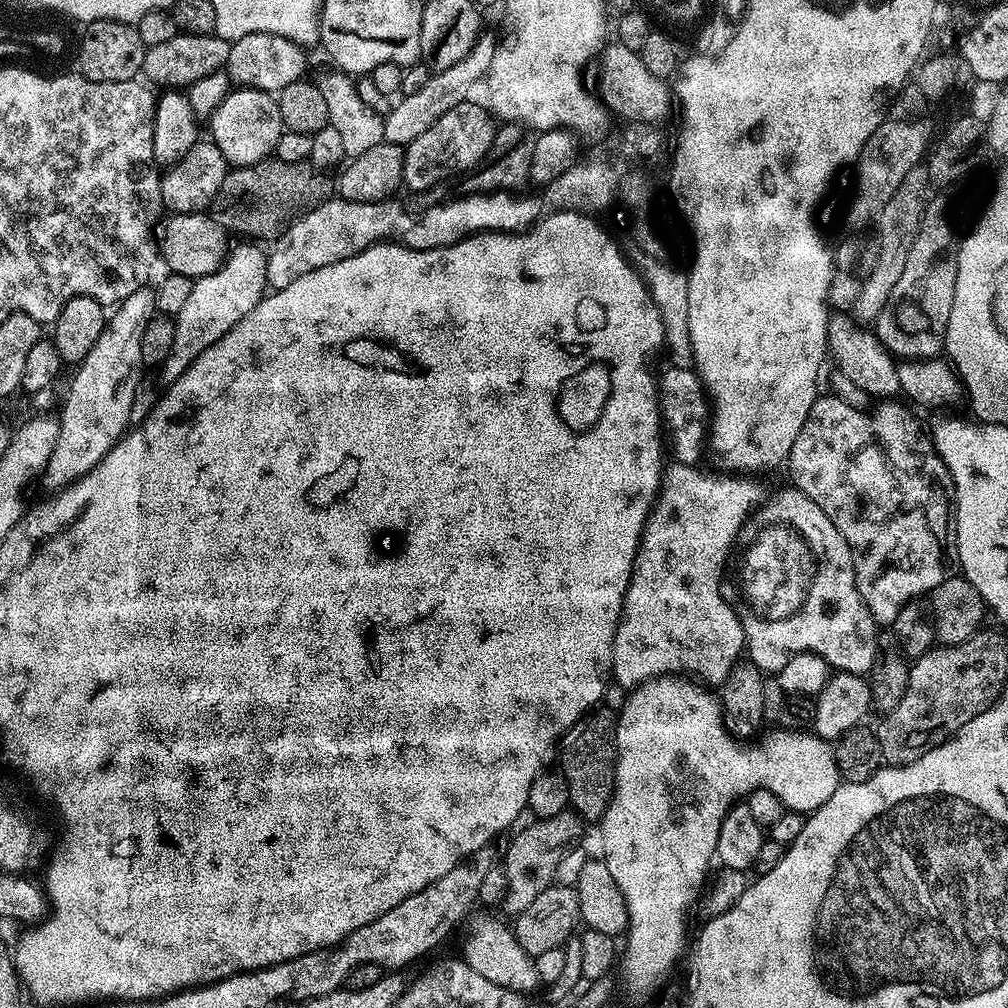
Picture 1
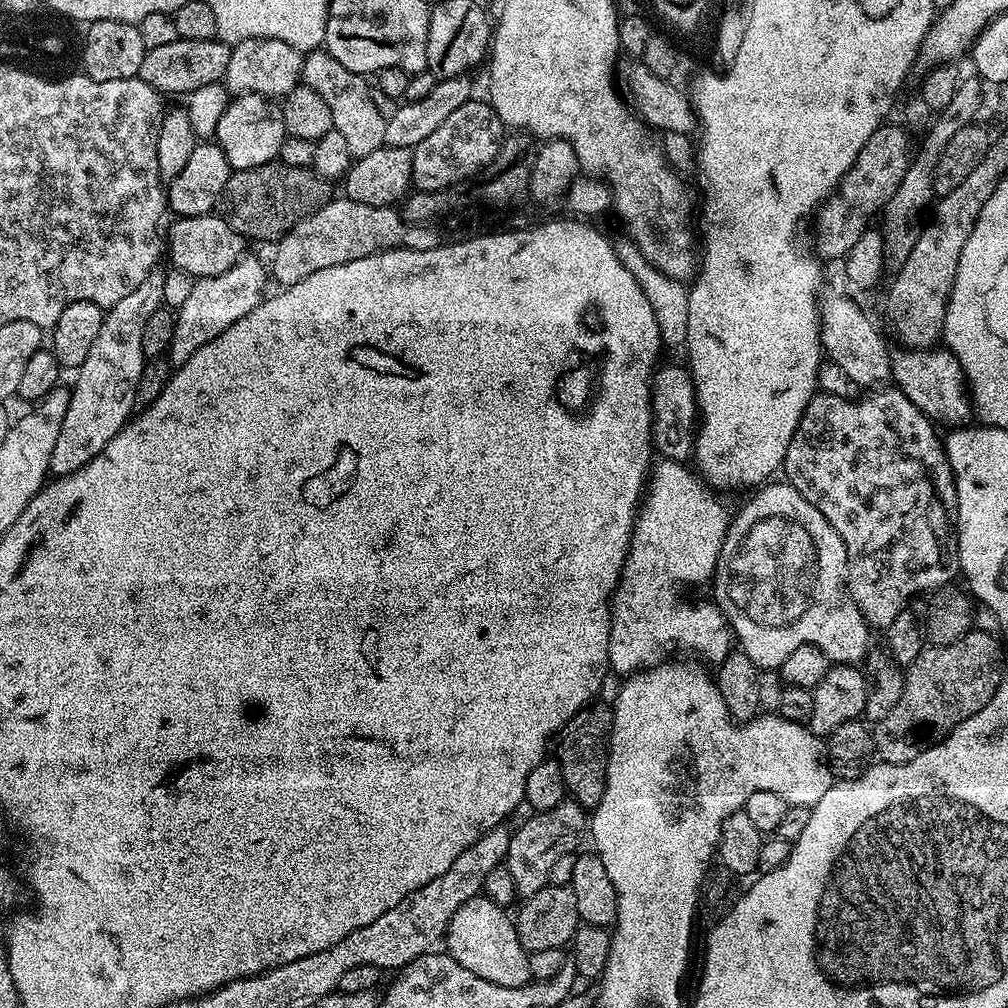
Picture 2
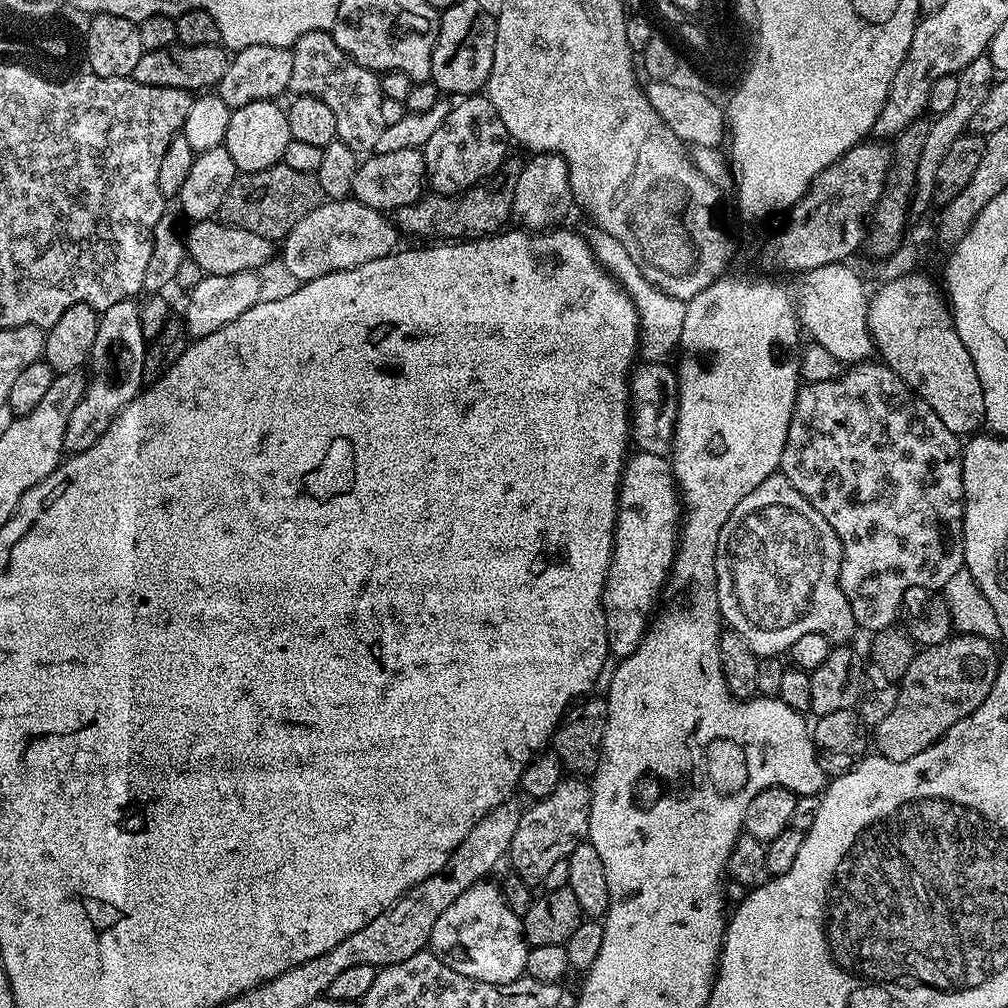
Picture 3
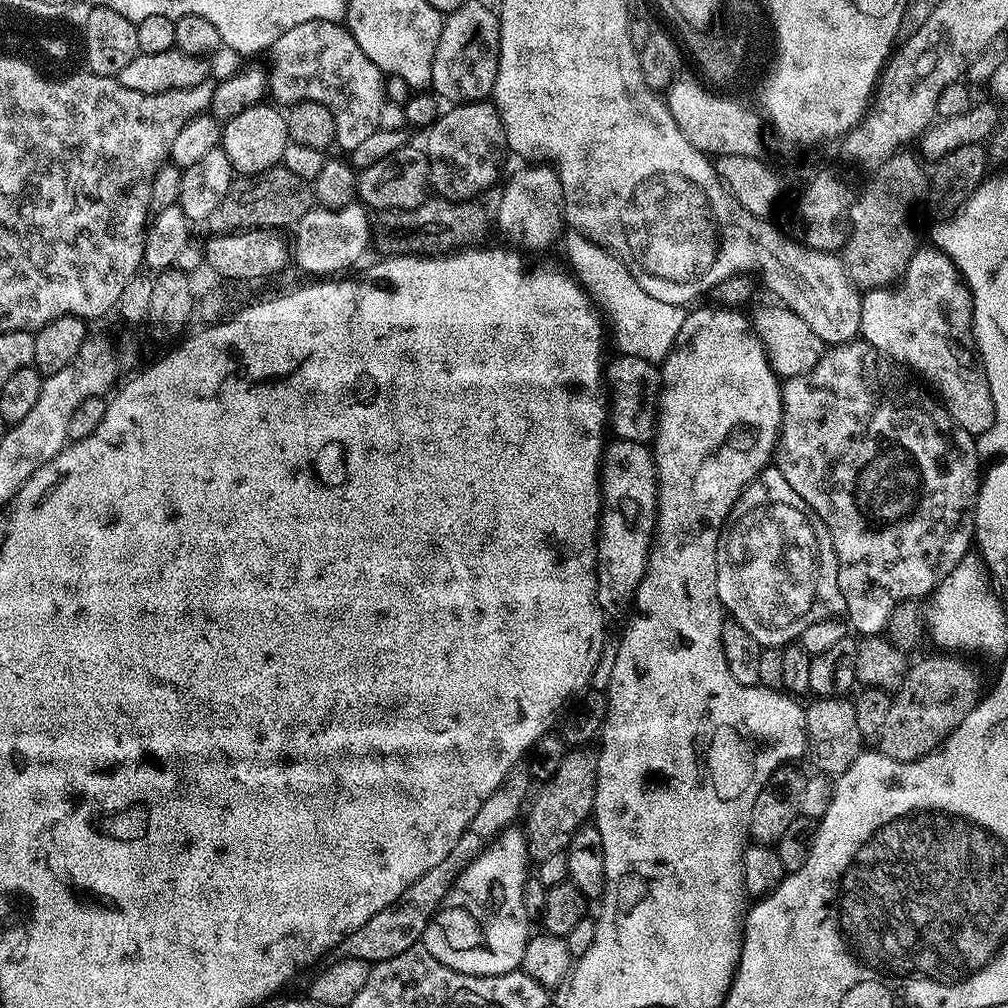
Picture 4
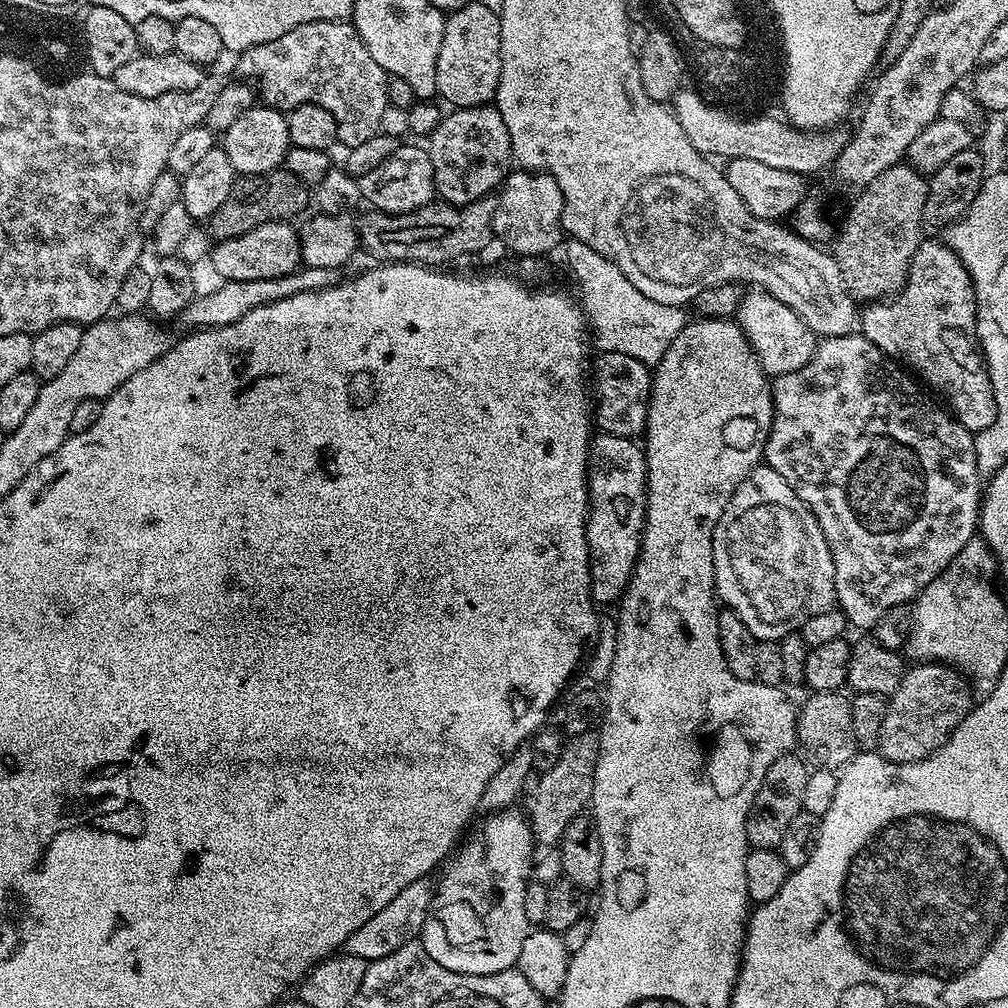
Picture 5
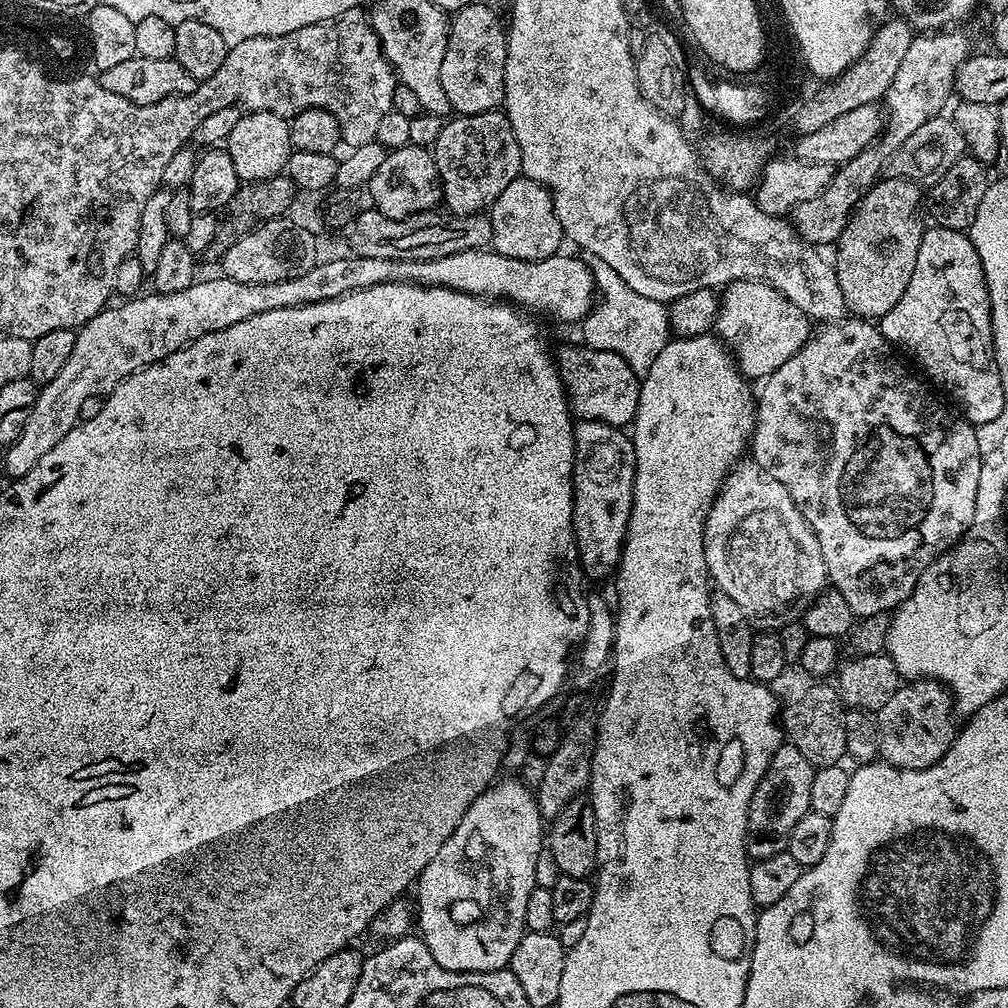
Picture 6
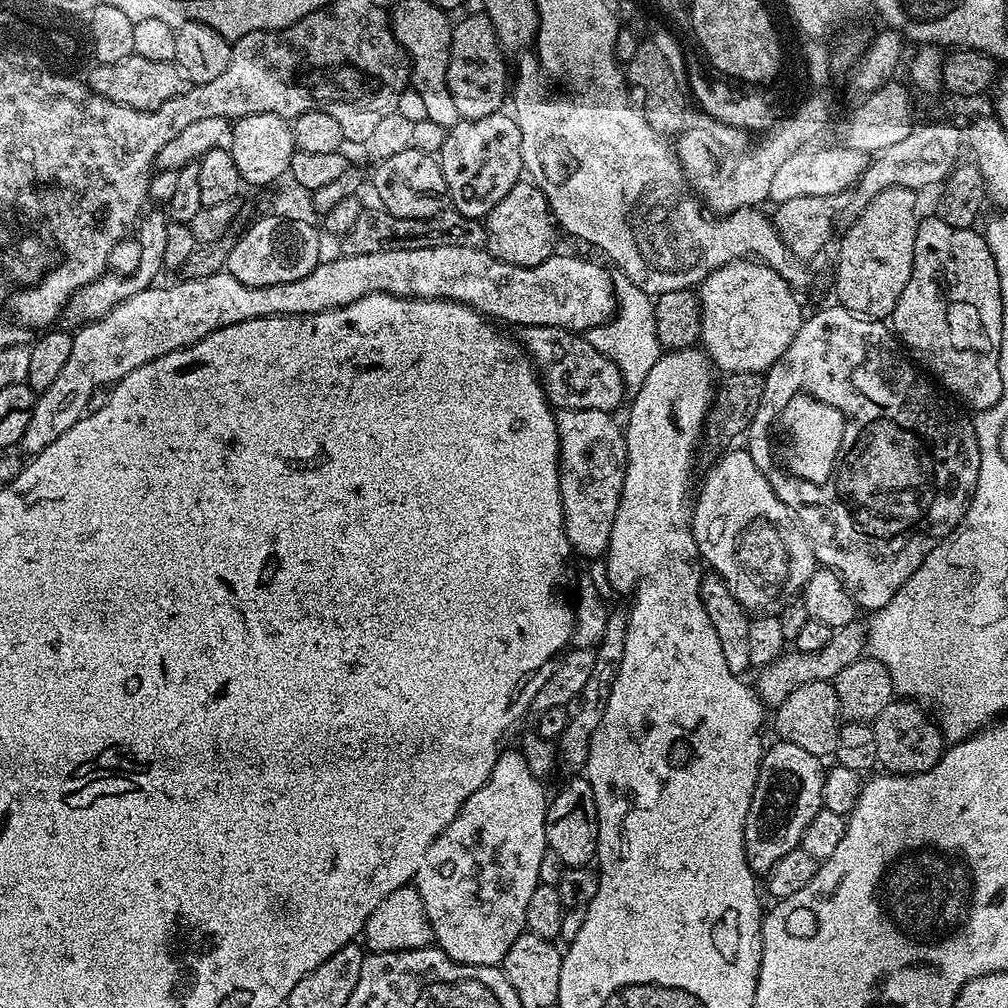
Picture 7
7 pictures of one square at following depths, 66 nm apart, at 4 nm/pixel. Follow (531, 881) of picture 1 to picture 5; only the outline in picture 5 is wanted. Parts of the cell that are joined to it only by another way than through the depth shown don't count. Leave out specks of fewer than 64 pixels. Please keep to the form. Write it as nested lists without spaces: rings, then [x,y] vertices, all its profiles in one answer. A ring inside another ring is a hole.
[[[591,735],[571,737],[565,743],[558,766],[539,773],[540,781],[532,792],[532,801],[526,807],[526,819],[532,830],[533,841],[541,849],[559,845],[566,826],[570,826],[570,822],[574,822],[574,818],[589,807],[594,790],[593,756],[597,748],[597,741]]]

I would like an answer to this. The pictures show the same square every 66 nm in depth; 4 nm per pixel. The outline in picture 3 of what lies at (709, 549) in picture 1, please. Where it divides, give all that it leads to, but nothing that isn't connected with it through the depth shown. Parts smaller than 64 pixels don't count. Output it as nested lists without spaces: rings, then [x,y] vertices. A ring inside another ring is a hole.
[[[633,451],[627,457],[624,471],[620,473],[620,491],[616,494],[616,506],[612,561],[608,567],[604,593],[600,601],[606,618],[609,653],[613,657],[623,658],[635,650],[644,633],[648,631],[649,623],[657,611],[656,599],[659,598],[664,584],[666,588],[669,583],[672,561],[676,559],[676,546],[682,520],[682,500],[672,479],[671,463],[658,454]]]

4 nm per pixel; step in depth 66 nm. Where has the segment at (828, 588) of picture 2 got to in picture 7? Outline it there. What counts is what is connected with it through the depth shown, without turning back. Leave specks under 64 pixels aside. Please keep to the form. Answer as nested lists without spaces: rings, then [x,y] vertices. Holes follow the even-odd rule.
[[[743,448],[728,452],[704,476],[692,509],[692,537],[700,551],[700,559],[711,571],[721,576],[734,598],[752,614],[776,614],[783,605],[803,593],[810,574],[818,567],[808,536],[792,511],[774,494],[766,474],[754,466],[754,458]]]

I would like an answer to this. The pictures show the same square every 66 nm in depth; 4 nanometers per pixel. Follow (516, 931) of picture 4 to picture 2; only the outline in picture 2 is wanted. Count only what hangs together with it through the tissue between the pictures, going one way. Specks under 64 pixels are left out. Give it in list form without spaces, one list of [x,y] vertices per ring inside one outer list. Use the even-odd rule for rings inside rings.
[[[483,894],[466,902],[462,910],[458,910],[454,918],[450,918],[446,933],[446,952],[454,958],[454,962],[458,962],[458,966],[466,966],[470,974],[478,974],[478,978],[486,978],[486,982],[507,988],[521,988],[532,980],[528,953],[522,942],[518,942],[513,917],[504,912],[507,911],[501,905],[495,904]]]

